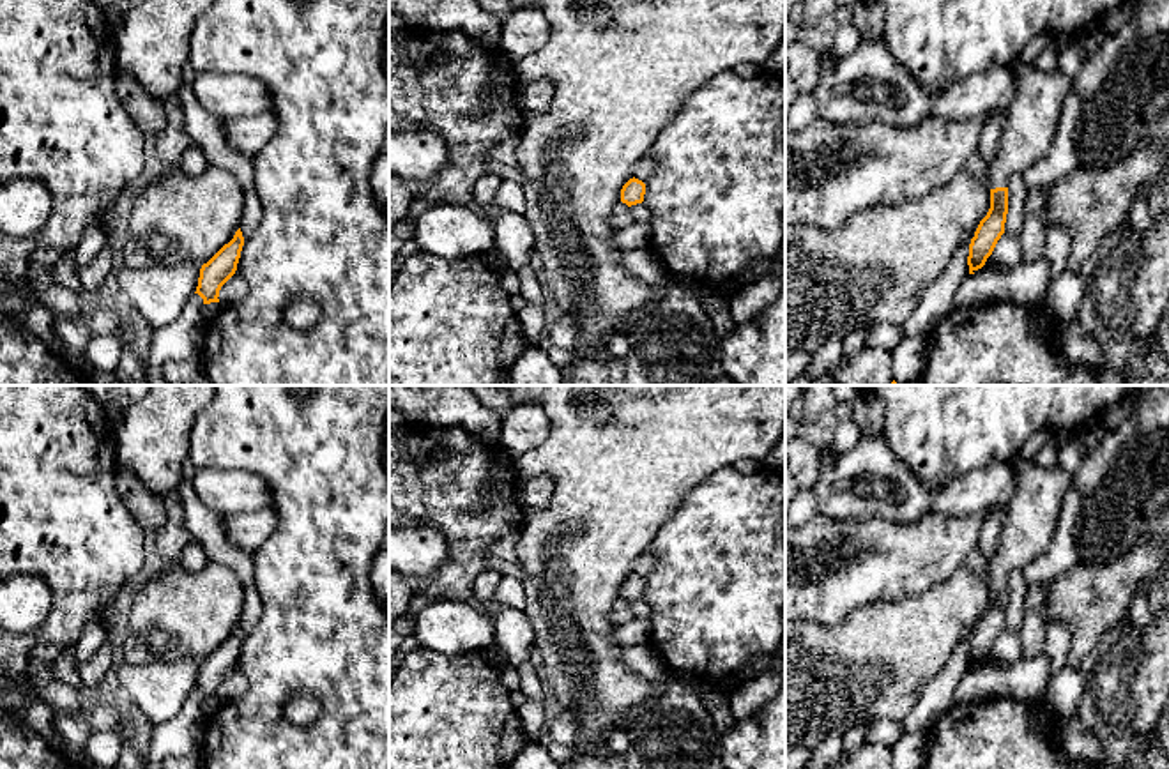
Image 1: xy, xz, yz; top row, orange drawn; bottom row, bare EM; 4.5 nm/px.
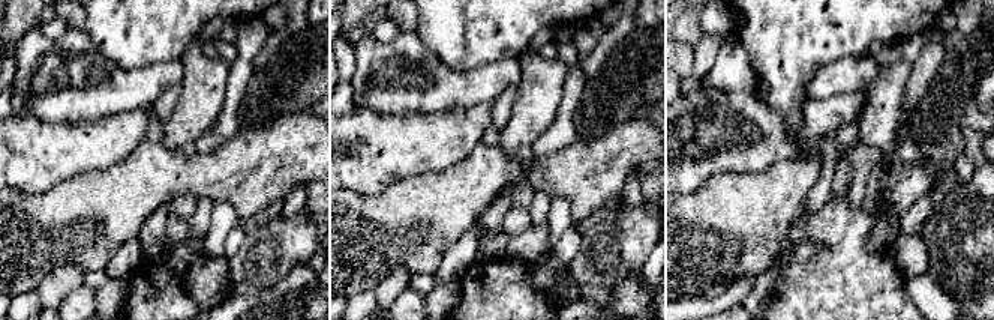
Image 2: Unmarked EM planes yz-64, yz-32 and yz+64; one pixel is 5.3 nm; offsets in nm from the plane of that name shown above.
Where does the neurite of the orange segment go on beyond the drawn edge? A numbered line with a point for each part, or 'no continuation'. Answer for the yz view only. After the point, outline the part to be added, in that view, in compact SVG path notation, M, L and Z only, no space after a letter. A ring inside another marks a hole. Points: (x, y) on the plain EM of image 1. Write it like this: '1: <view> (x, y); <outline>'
1: yz (1030, 518); M1020 456L1013 467L1017 488L1005 507L999 546L989 557L987 578L990 585L1006 583L1012 571L1022 571L1049 550L1063 497L1073 481L1073 476L1058 465L1045 468Z

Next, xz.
no continuation

